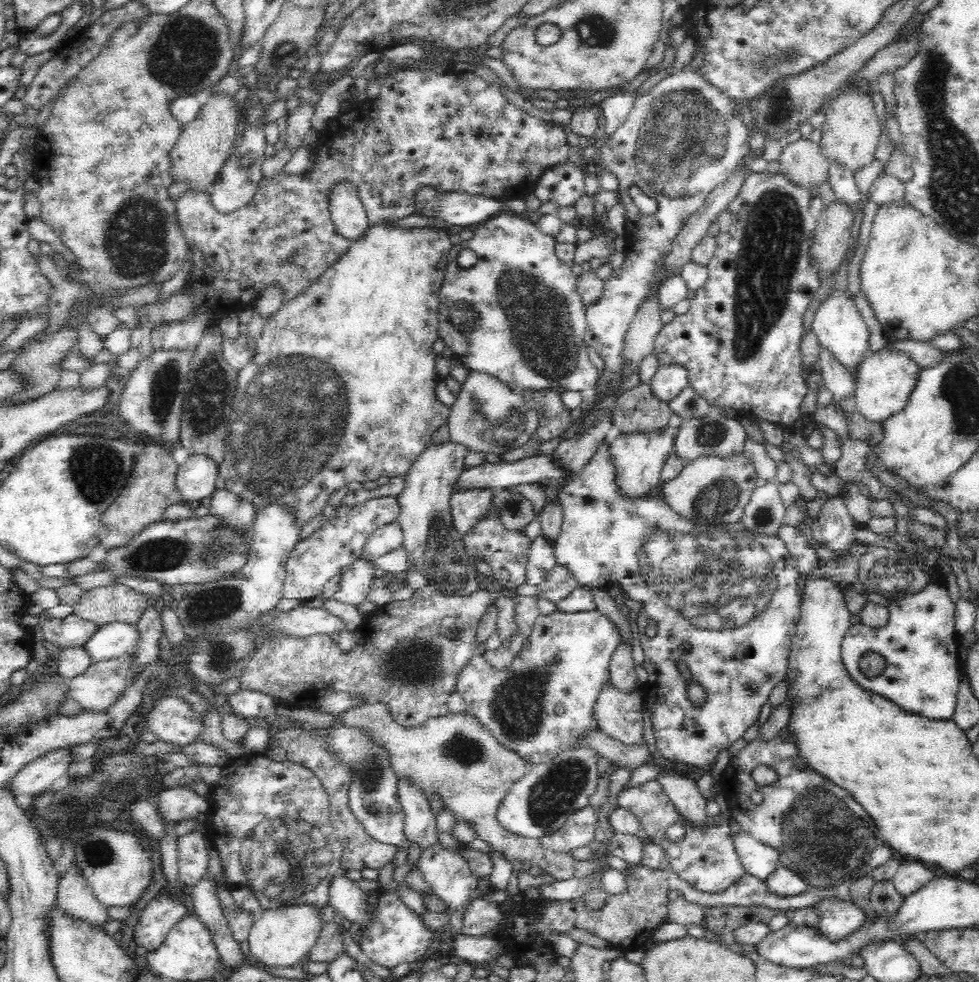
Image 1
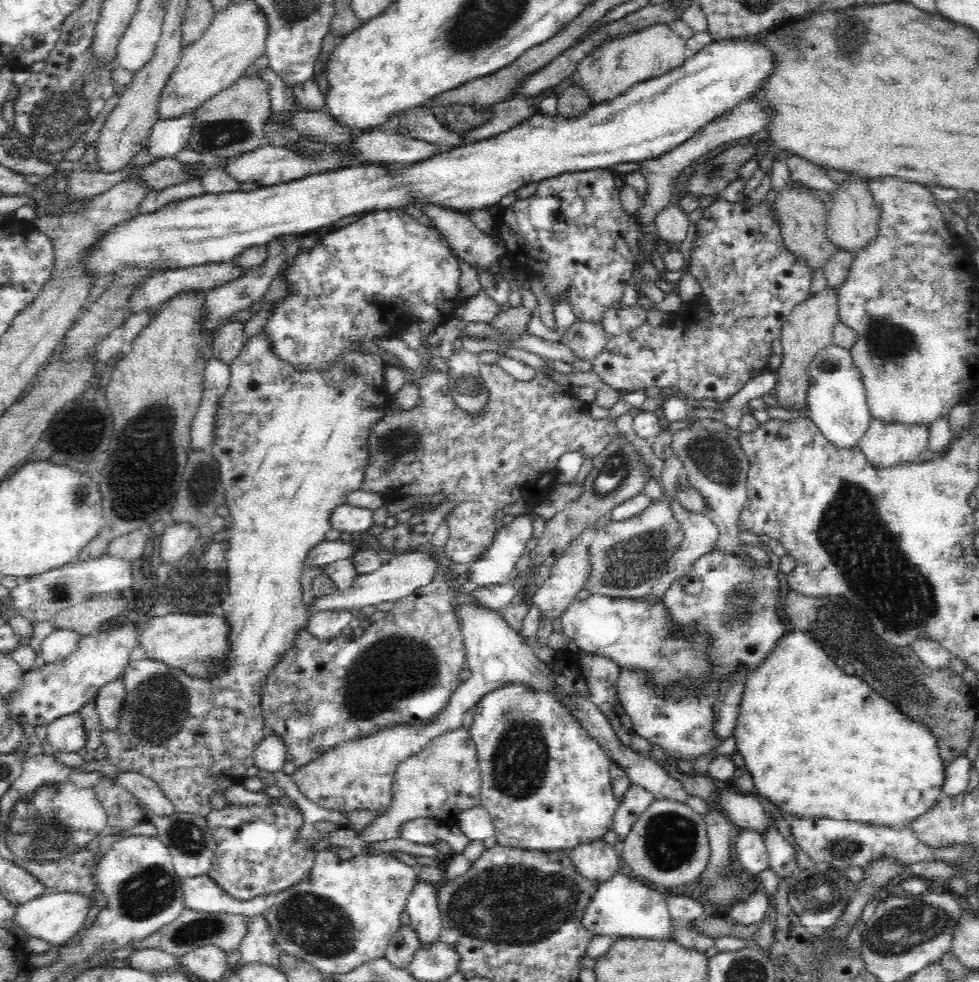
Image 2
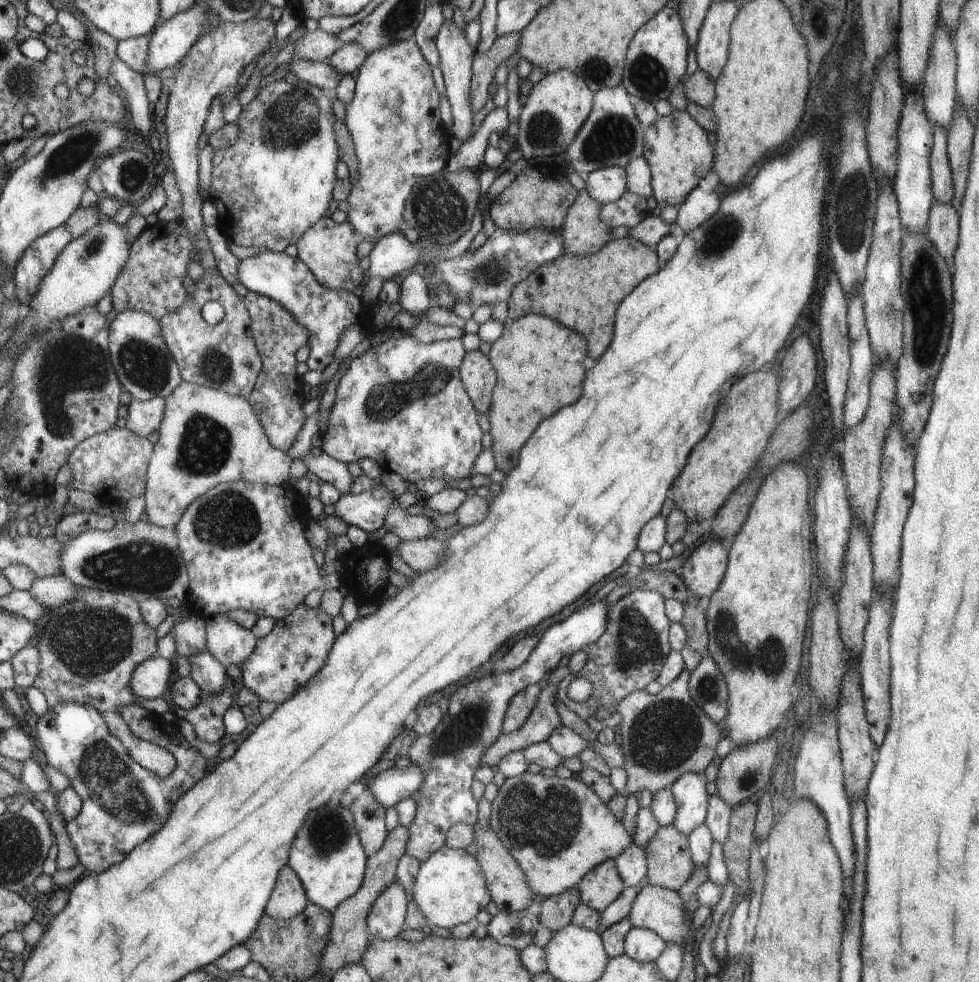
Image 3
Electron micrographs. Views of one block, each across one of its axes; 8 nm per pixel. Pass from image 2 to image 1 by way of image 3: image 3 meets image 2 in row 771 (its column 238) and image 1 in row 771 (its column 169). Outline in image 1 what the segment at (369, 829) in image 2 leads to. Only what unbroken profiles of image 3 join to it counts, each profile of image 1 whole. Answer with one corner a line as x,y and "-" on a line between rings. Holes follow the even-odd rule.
380,701
374,704
362,704
362,706
336,715
328,715
328,713
316,712
308,708
291,708
291,706
277,704
272,711
271,718
267,718
265,722
269,721
279,728
286,728
286,726
292,726
292,724
324,728
332,723
368,728
368,732
372,734
372,739
382,745
384,749
388,749
388,753
391,756
392,769
394,769
398,779
406,777
406,779
412,780
412,783
418,785
426,796
431,796
433,793
440,794
443,806
456,813
456,822
466,821
466,823
470,823
476,829
478,839
486,840
492,850
500,852
508,862
519,860
526,865
537,866
550,873
555,880
585,878
591,870
595,869
593,861
577,860
571,854
567,855
542,847
540,839
508,834
507,830
502,827
497,819
497,808
508,794
509,788
512,788
512,785
517,780
520,780
521,776
524,776
530,766
526,757
520,756
516,751
512,751
512,749
500,744
499,740
496,740
496,737
493,737
491,732
480,721
470,715
466,716
466,714
453,714
450,712
447,716
429,719
420,727
404,728
393,722
393,719
388,714
387,706
380,703

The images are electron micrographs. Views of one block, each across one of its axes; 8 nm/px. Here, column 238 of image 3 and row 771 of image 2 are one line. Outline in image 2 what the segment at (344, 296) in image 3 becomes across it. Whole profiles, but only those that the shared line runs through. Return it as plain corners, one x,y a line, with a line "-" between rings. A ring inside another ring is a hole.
267,731
253,752
254,764
264,772
280,772
286,764
287,748
284,741

